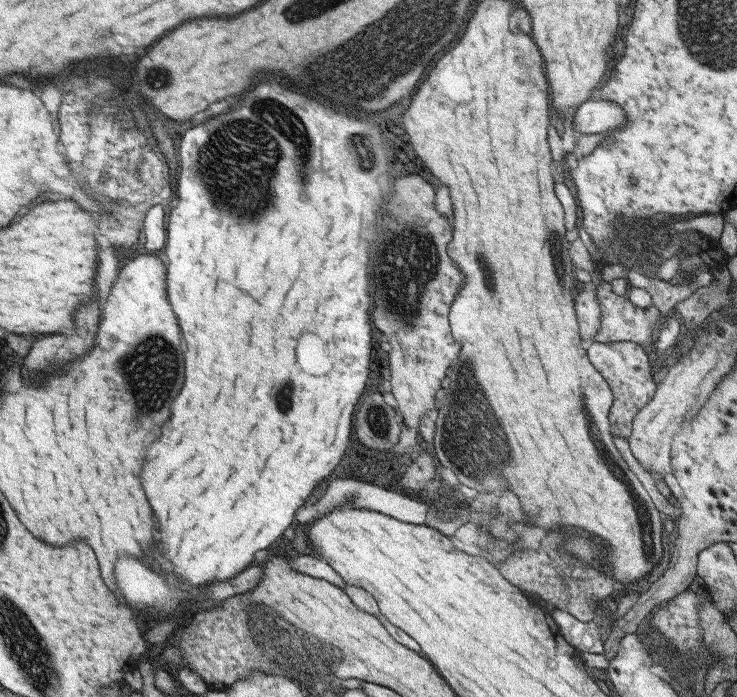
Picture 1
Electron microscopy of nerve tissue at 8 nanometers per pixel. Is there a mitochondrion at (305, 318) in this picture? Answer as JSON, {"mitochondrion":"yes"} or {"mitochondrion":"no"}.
{"mitochondrion":"no"}

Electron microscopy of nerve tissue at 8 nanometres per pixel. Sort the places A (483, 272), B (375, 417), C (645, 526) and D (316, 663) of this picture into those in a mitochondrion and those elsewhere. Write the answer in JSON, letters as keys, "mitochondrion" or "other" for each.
{"A":"mitochondrion","B":"mitochondrion","C":"mitochondrion","D":"mitochondrion"}

